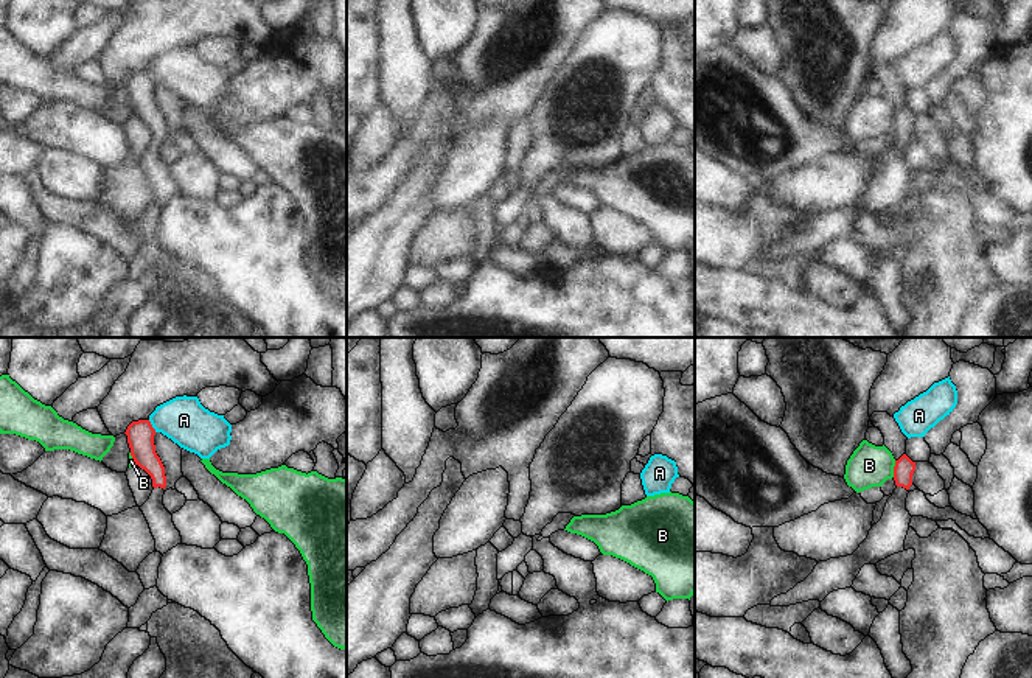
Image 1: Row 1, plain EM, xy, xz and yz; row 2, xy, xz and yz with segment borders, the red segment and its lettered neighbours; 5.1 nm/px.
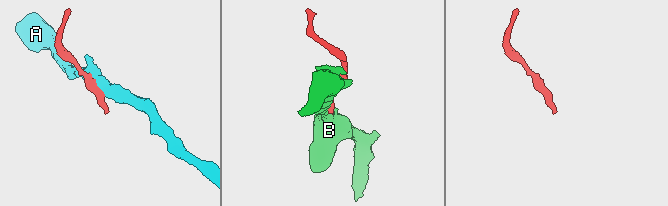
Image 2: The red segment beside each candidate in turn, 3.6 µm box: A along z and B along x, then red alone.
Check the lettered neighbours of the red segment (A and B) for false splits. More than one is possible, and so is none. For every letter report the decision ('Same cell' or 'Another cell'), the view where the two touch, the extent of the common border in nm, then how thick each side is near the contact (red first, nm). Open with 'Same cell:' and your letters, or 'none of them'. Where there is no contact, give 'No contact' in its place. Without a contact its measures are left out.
Same cell: none of them
A: Another cell. Touches red in xy. Shared border 80 nm. Thickness 140 nm (red) against 240 nm
B: Another cell. Touches red in yz. Shared border 90 nm. Thickness 110 nm (red) against 220 nm

